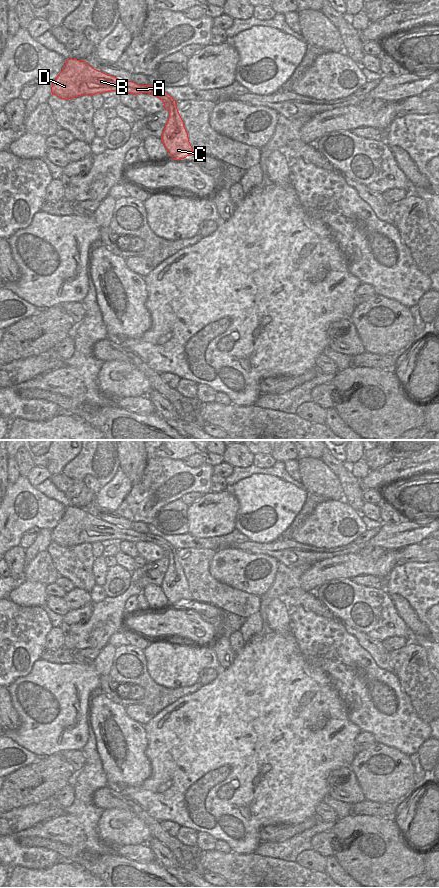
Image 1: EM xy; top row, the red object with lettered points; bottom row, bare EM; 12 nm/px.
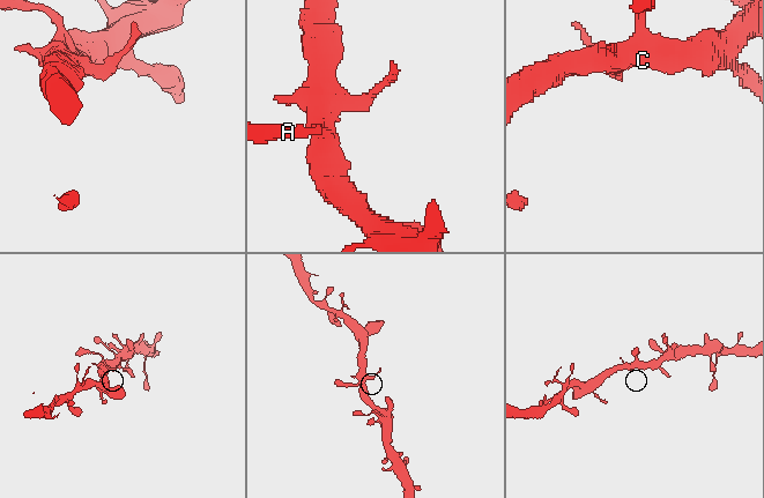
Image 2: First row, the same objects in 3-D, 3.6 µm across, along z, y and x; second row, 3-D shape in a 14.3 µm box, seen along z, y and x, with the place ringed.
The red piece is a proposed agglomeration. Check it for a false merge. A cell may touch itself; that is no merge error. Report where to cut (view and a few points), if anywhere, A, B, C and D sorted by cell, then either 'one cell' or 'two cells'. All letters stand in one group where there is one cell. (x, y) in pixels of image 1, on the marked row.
no cut; A B C D; one cell

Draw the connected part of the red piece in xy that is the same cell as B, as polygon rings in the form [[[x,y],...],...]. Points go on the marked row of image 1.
[[[67,59],[62,71],[52,81],[51,92],[61,99],[97,93],[120,91],[137,95],[148,93],[159,98],[164,109],[169,111],[161,141],[172,159],[181,160],[192,156],[193,148],[189,142],[184,122],[177,109],[177,101],[163,90],[151,85],[139,85],[132,81],[120,80],[92,68],[86,61]]]

